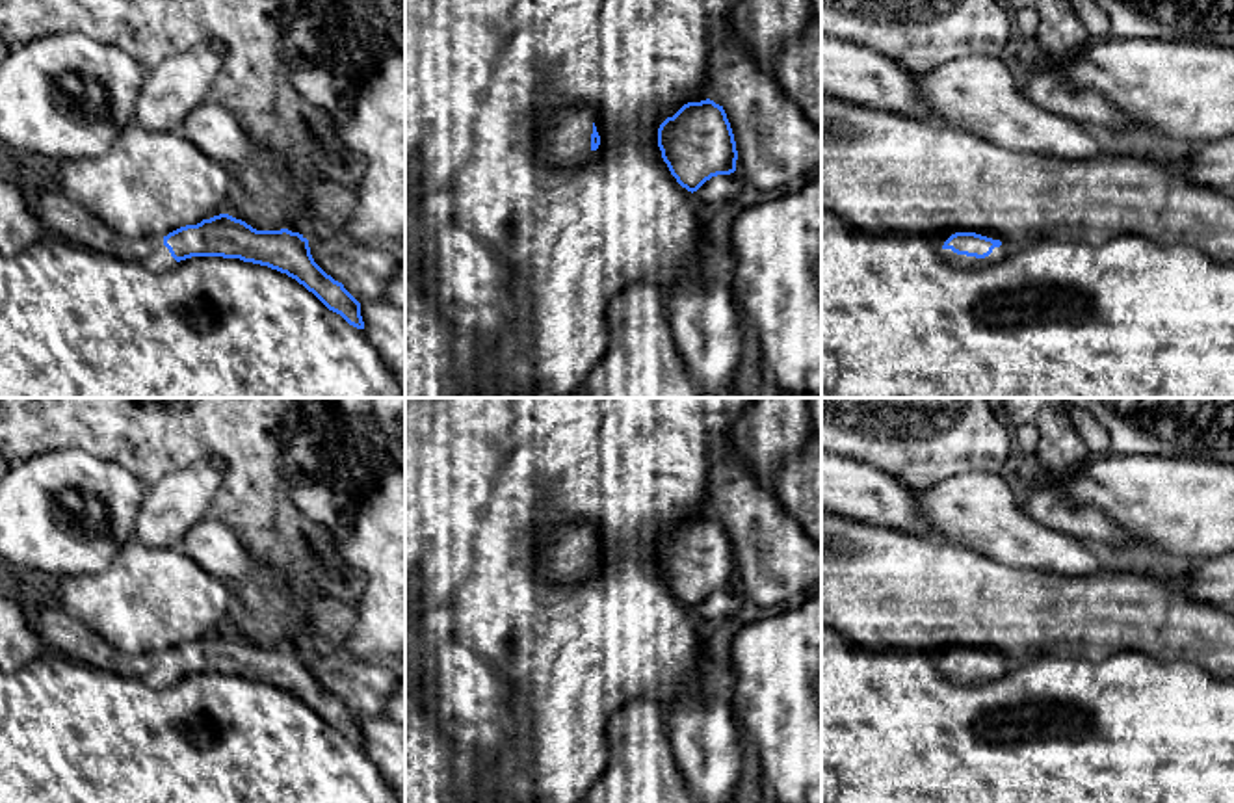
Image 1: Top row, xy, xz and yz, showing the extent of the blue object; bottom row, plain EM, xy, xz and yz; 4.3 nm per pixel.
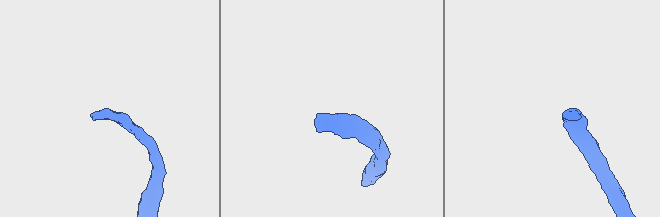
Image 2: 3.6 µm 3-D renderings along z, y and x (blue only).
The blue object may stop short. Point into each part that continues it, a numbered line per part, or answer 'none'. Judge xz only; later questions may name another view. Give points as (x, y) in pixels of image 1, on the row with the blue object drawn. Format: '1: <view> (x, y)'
1: xz (567, 142)

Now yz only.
1: yz (998, 253)

